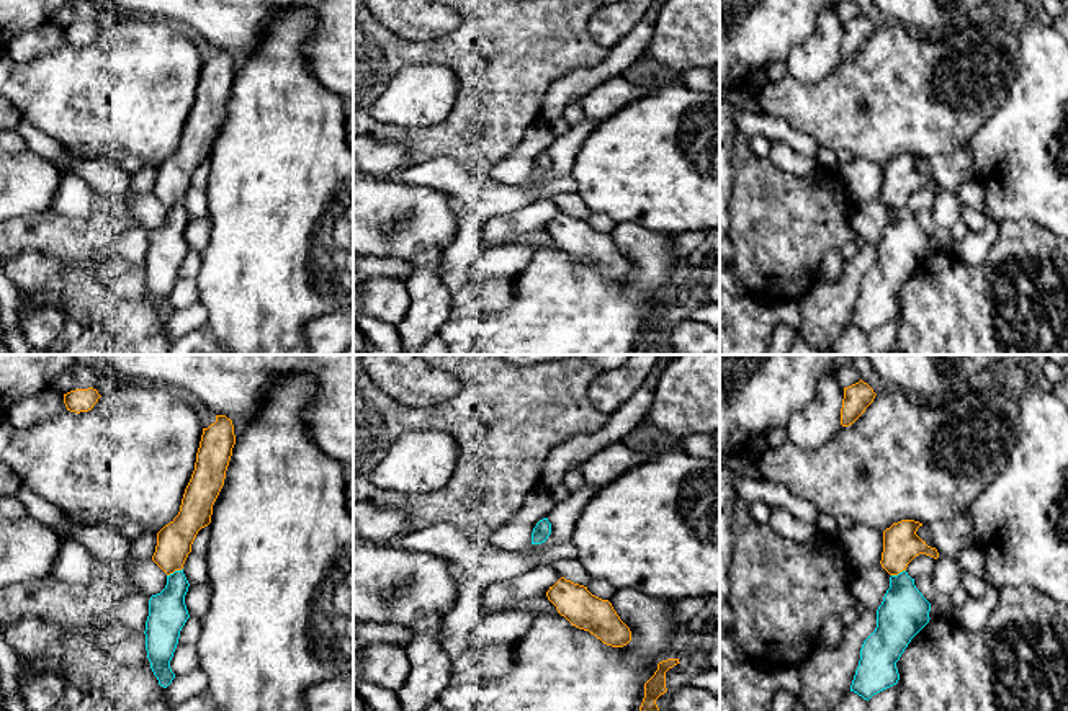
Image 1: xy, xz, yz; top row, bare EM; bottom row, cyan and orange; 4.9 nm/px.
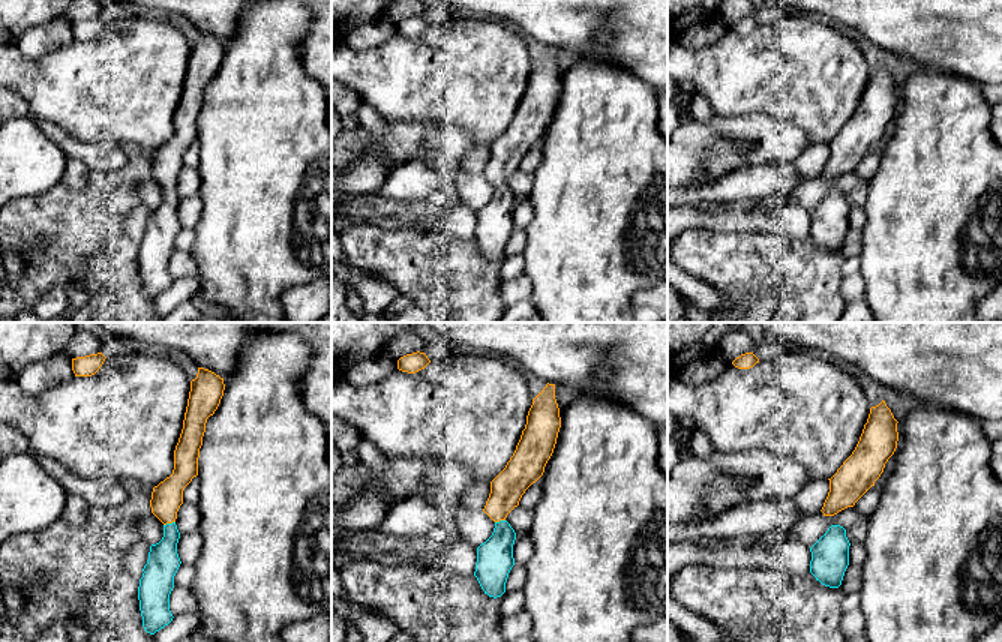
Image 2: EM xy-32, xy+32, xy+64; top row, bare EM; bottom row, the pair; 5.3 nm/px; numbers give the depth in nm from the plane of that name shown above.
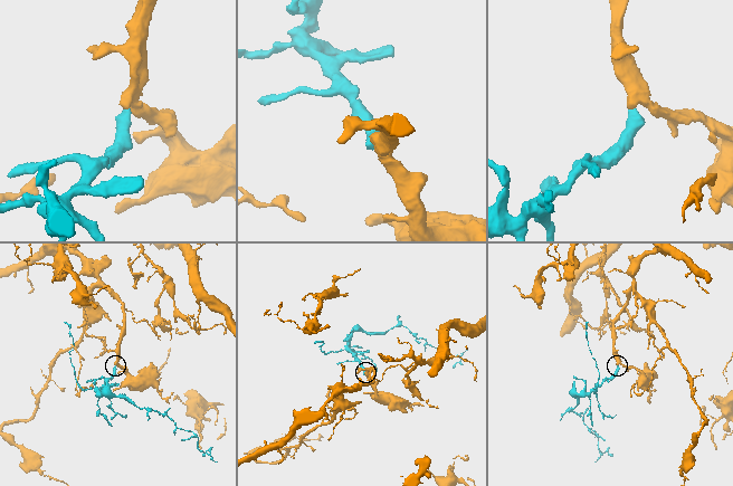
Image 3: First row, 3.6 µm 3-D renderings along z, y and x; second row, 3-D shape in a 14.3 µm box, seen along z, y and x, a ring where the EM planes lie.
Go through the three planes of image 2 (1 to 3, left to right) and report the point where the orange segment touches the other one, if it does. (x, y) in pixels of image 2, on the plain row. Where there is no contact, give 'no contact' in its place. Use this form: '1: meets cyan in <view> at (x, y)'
1: meets cyan in xy-32 at (168, 188)
2: meets cyan in xy+32 at (500, 185)
3: no contact

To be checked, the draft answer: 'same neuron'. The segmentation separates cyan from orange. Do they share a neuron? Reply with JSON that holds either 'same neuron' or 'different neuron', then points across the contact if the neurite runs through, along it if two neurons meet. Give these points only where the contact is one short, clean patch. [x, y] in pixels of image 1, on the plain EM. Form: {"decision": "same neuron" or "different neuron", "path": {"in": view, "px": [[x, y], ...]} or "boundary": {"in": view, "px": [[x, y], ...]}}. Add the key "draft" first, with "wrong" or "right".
{"draft": "right", "decision": "same neuron", "path": {"in": "xy", "px": [[167, 245], [175, 224], [175, 205], [174, 175]]}}

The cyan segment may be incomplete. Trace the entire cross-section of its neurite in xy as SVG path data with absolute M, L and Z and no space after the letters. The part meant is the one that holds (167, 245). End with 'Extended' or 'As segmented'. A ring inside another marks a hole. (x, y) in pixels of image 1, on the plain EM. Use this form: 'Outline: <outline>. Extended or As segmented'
Outline: M216 49L216 56L203 62L195 105L185 123L180 145L157 167L152 195L167 208L167 219L149 234L144 268L150 302L164 322L175 312L170 294L180 265L190 252L185 239L190 217L183 208L183 198L198 165L211 157L213 139L224 119L234 78L232 54Z. Extended

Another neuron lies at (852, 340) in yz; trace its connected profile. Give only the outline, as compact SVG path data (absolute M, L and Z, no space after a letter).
M849 324L832 351L834 355L872 355L868 335Z

